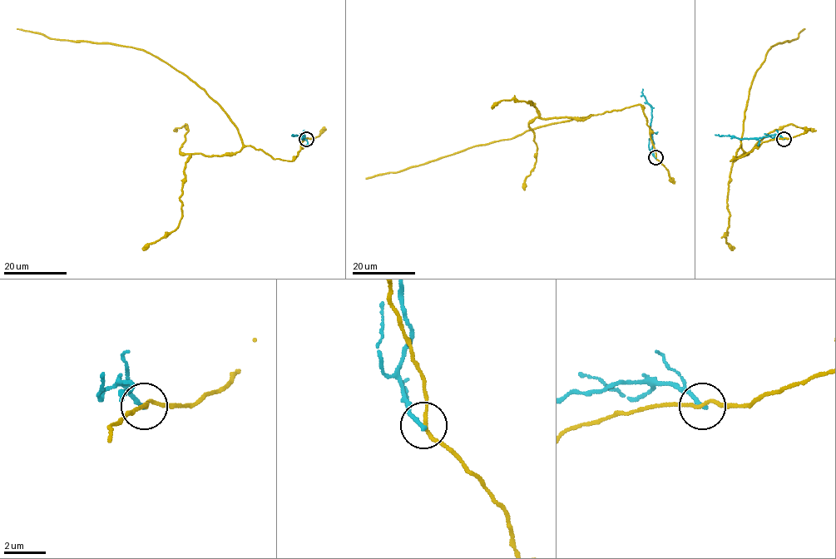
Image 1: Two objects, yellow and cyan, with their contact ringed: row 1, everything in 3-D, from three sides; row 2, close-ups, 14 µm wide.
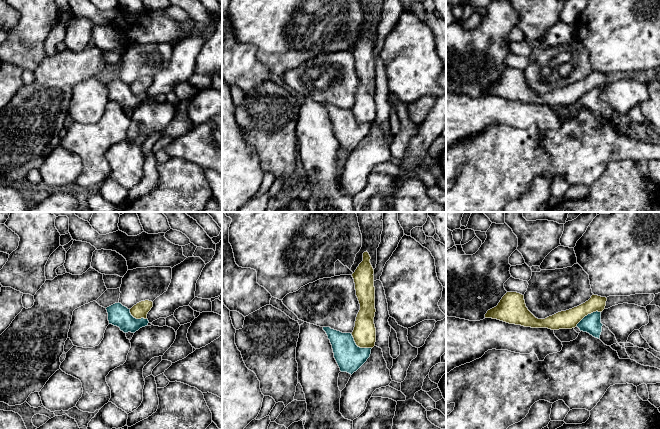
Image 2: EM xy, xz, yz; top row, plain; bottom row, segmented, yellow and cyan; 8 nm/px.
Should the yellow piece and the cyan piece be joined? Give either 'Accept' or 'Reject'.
Reject

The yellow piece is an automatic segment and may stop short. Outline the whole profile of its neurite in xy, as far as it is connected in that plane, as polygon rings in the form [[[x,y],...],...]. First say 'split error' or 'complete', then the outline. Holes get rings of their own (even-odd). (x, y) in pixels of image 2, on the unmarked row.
complete; [[[149,76],[141,77],[130,85],[131,91],[136,95],[147,95],[147,90],[153,83],[153,78]]]

